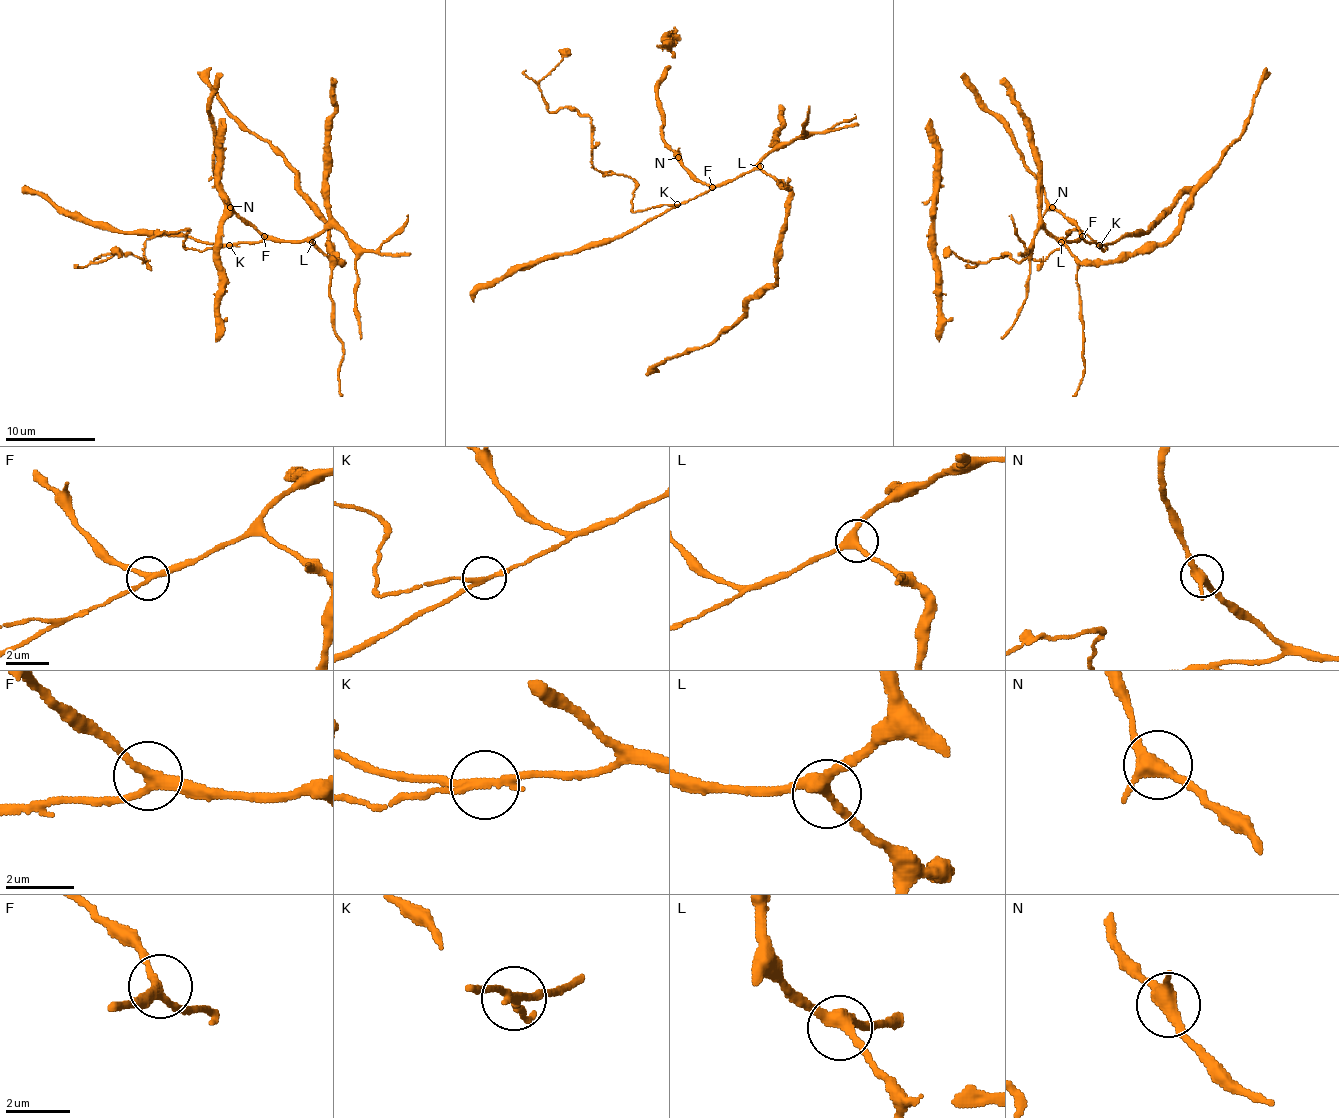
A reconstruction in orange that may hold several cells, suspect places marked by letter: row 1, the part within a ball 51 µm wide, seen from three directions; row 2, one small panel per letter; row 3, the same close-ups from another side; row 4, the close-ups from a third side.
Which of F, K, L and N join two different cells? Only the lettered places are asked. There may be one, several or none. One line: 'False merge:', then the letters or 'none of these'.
False merge: K

